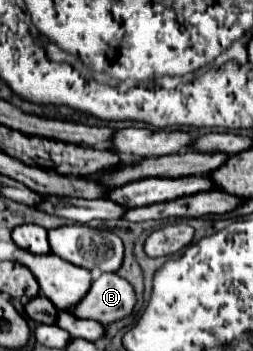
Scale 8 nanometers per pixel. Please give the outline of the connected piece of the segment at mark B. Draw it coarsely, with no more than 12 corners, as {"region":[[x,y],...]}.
{"region":[[117,273],[93,281],[73,315],[109,325],[129,317],[137,295]]}

